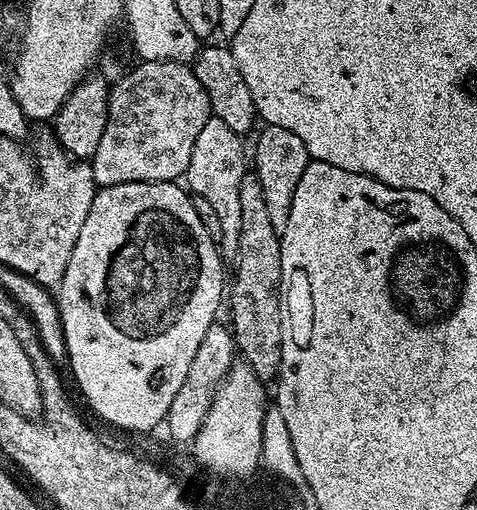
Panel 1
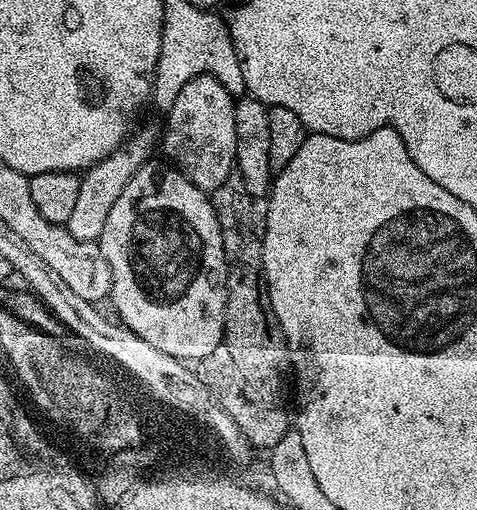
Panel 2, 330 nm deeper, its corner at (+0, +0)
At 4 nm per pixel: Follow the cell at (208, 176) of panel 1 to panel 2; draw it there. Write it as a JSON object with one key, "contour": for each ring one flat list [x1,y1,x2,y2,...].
{"contour":[[213,76,190,78,178,98,174,98,171,108,167,109,168,125,162,132,162,148,169,161,194,186,211,194,236,167,236,135,234,134,234,110,236,100]]}

